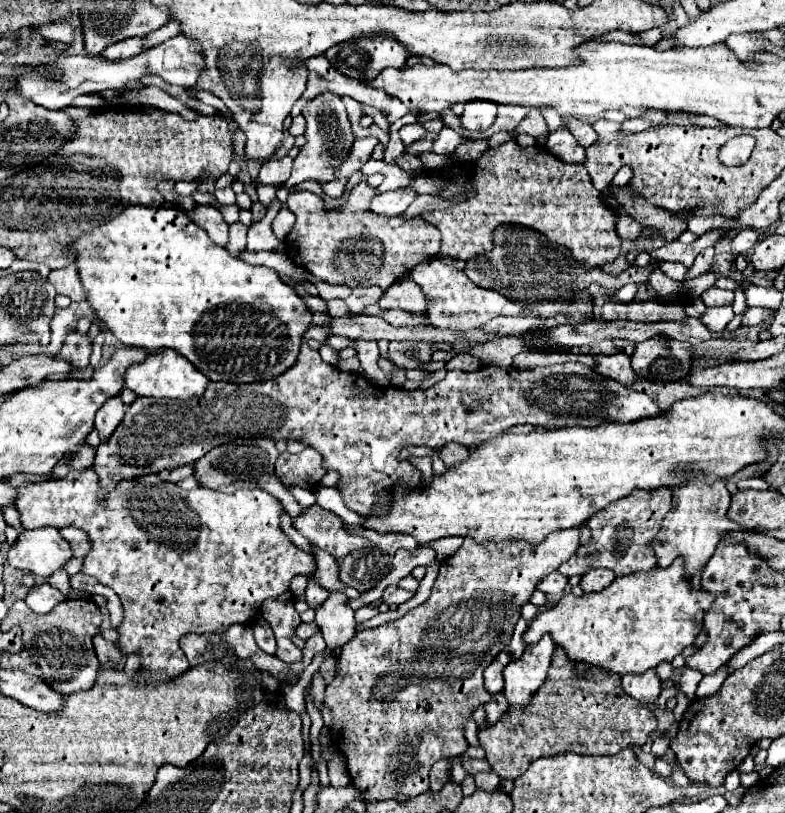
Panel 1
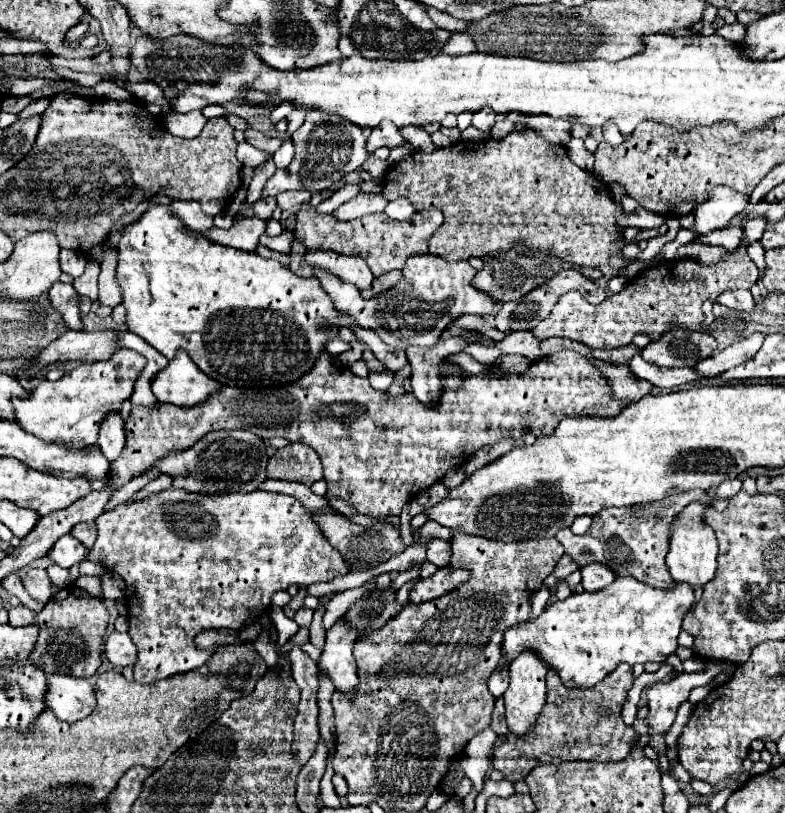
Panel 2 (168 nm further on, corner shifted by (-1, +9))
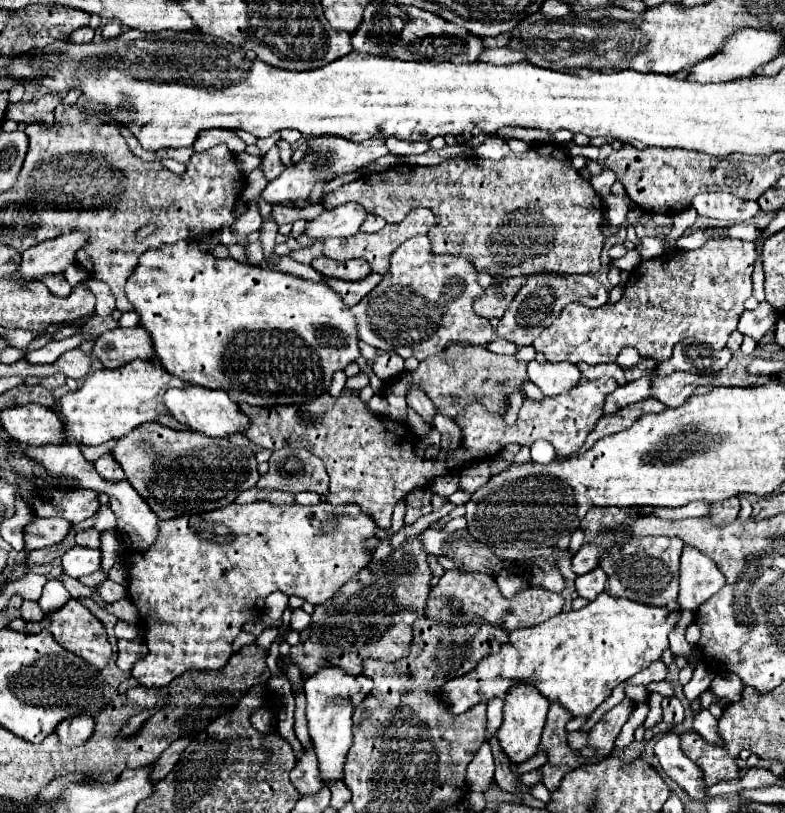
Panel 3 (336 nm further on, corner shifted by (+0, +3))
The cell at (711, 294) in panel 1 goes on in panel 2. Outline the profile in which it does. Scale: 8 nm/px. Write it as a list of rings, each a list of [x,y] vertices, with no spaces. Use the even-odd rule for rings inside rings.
[[[726,290],[722,292],[722,296],[716,298],[718,304],[734,308],[734,310],[742,310],[742,312],[750,312],[754,308],[754,298],[750,294],[750,290]]]

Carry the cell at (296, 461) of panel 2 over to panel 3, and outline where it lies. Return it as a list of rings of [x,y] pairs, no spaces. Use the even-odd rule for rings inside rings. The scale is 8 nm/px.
[[[281,448],[273,450],[269,458],[269,470],[259,478],[259,488],[297,492],[327,494],[329,476],[325,472],[323,460],[309,450]]]

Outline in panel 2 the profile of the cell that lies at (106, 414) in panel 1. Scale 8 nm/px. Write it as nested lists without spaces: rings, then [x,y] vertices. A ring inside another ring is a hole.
[[[110,412],[104,418],[104,422],[100,426],[98,446],[110,462],[120,456],[120,452],[124,448],[124,420],[118,412]]]

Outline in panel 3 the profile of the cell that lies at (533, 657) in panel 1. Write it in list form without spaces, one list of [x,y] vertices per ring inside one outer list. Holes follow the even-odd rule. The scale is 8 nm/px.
[[[515,686],[509,692],[509,698],[505,700],[505,706],[503,706],[503,724],[497,730],[497,740],[501,750],[509,756],[513,764],[521,764],[537,754],[547,708],[549,708],[549,702],[545,702],[545,698],[541,698],[541,694],[533,690],[533,686]]]

